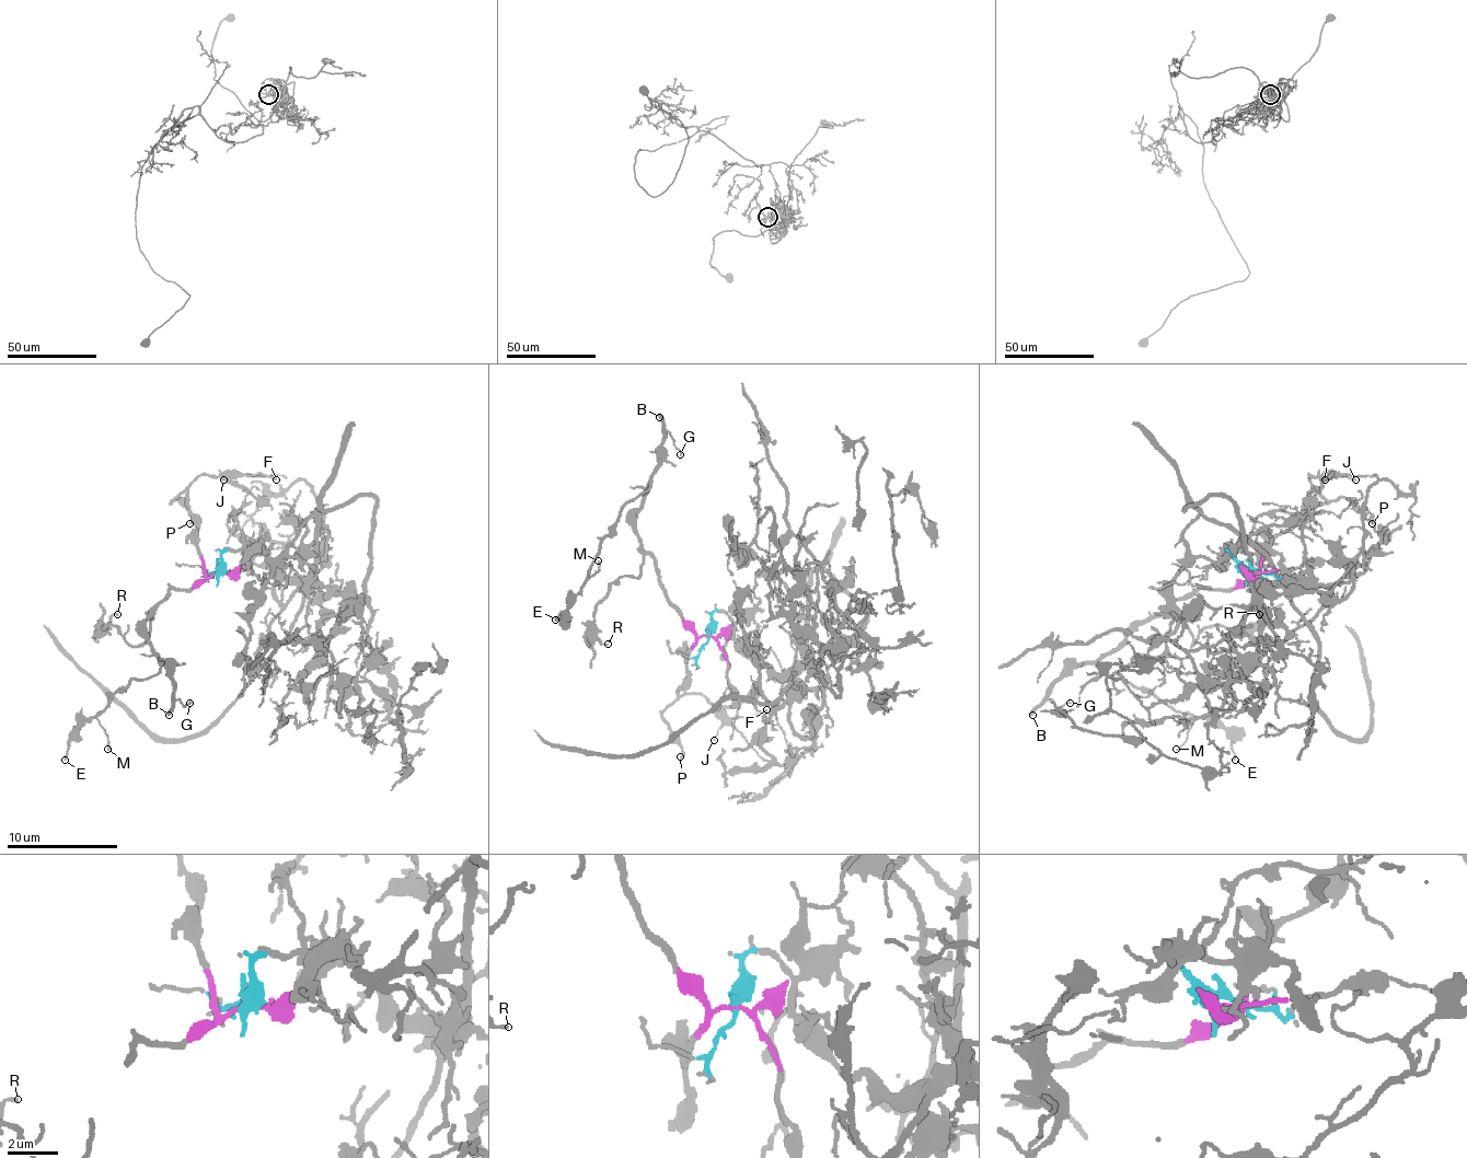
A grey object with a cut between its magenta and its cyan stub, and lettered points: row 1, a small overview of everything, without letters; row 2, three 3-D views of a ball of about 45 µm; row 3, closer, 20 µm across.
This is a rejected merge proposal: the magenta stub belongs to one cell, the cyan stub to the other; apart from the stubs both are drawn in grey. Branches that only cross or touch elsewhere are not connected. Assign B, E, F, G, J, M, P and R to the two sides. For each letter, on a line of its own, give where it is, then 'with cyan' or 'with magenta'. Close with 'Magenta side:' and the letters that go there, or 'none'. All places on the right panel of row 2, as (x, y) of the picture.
B: (1032, 715) | with magenta
E: (1235, 760) | with magenta
F: (1325, 479) | with magenta
G: (1070, 703) | with magenta
J: (1355, 479) | with magenta
M: (1176, 749) | with magenta
P: (1372, 523) | with magenta
R: (1259, 614) | with magenta
Magenta side: B, E, F, G, J, M, P, R

